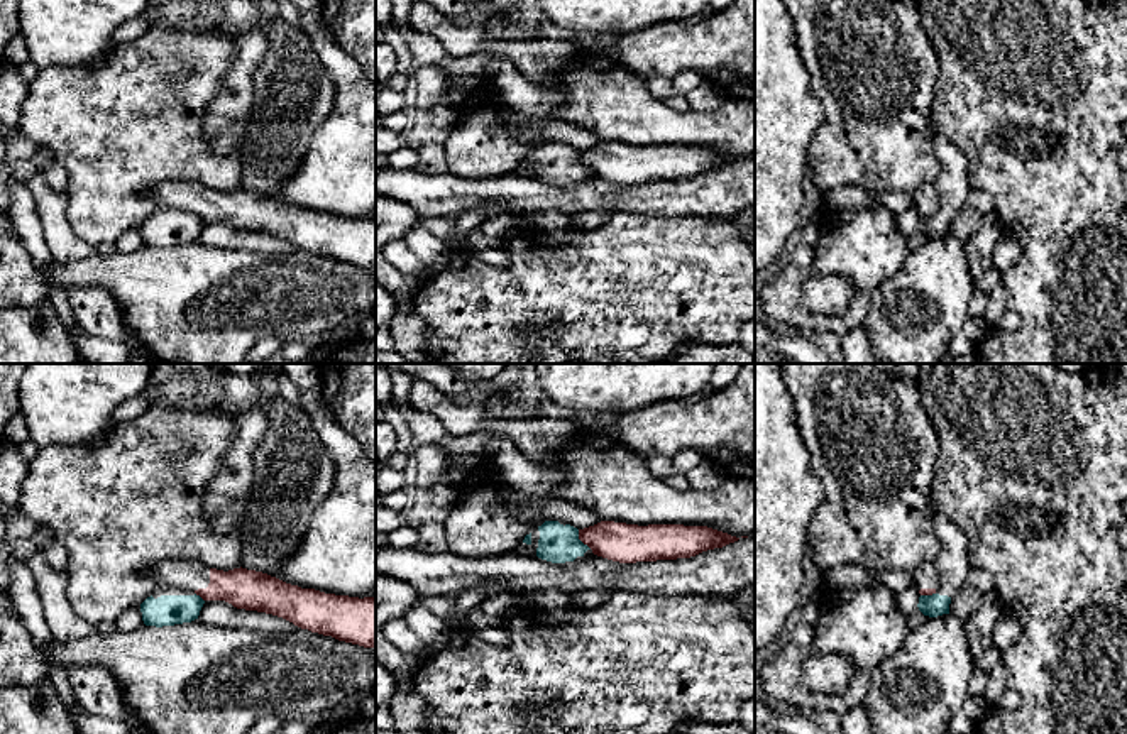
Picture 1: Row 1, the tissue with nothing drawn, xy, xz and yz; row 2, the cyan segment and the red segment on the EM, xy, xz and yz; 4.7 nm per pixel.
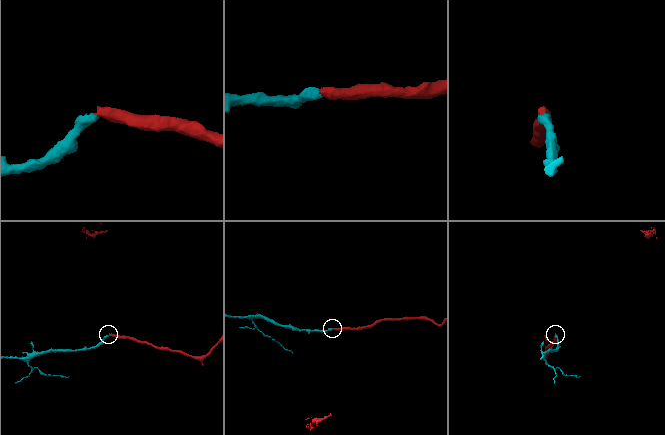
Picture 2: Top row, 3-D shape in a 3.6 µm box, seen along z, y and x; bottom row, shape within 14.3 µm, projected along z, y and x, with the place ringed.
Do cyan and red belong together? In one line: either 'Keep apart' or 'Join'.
Keep apart

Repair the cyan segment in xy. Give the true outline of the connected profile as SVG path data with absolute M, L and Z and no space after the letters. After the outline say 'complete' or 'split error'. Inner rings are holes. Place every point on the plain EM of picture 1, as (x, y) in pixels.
M157 210L140 225L146 247L174 247L198 240L205 222L188 210Z; split error

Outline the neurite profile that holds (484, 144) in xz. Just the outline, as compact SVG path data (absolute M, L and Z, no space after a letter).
M482 90L476 101L464 108L465 117L450 127L445 145L448 173L464 179L491 179L514 171L535 149L545 144L543 139L521 142L518 139L518 112L499 95Z

